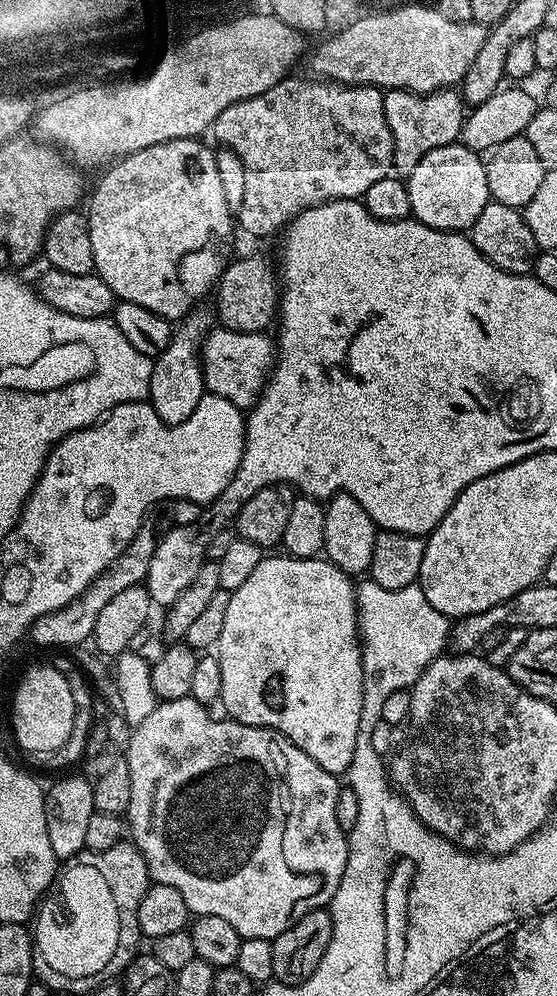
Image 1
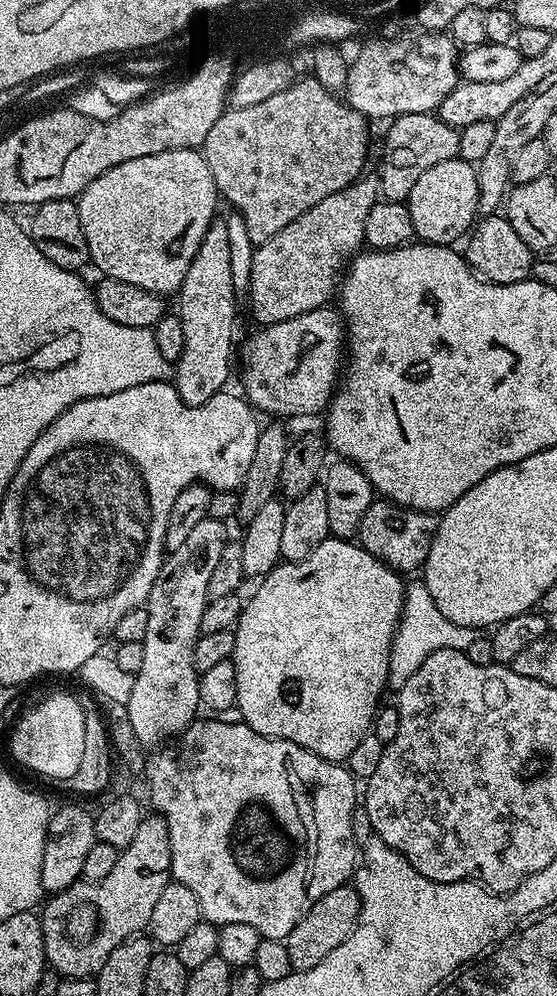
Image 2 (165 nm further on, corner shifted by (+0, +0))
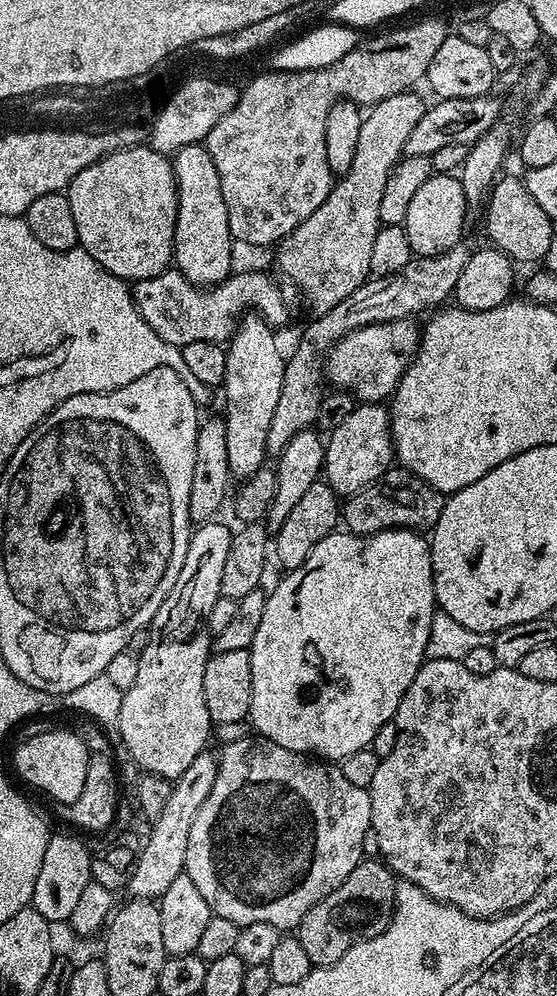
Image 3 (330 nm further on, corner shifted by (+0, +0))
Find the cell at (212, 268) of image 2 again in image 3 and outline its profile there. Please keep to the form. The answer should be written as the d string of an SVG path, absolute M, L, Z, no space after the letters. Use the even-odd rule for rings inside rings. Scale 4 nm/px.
M203 143L187 144L177 148L171 161L172 173L176 175L176 225L172 247L174 268L196 287L210 288L227 280L234 272L234 267L232 268L234 241L226 214L226 198L222 198L222 182L218 182L218 170L214 166L214 158L210 158Z

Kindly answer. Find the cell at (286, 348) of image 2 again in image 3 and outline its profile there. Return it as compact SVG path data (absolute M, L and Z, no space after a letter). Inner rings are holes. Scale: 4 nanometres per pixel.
M391 320L354 328L326 353L326 380L340 390L351 390L357 401L380 404L395 392L398 382L412 365L420 346L421 329L417 321Z

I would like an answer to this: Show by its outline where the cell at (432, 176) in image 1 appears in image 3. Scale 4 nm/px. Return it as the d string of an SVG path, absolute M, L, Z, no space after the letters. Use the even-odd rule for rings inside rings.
M434 174L422 182L422 187L414 194L410 207L406 209L403 230L406 238L410 238L410 250L413 257L433 256L450 250L455 244L461 243L464 232L464 219L469 219L470 213L466 194L462 190L459 175Z

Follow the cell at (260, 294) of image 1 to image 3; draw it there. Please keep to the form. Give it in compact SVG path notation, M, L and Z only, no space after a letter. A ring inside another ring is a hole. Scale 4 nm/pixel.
M416 92L394 94L367 109L352 169L333 183L326 202L275 249L277 270L304 295L313 317L334 310L338 302L350 298L350 294L372 276L370 253L382 226L378 210L382 194L386 194L386 178L390 178L393 166L404 156L406 138L410 138L414 126L418 126L426 107L426 101Z

